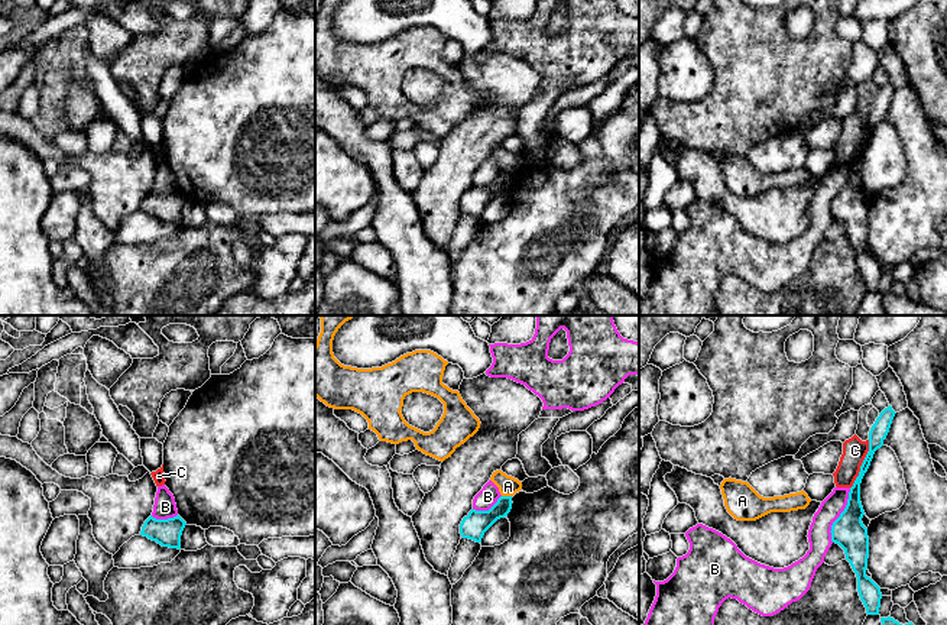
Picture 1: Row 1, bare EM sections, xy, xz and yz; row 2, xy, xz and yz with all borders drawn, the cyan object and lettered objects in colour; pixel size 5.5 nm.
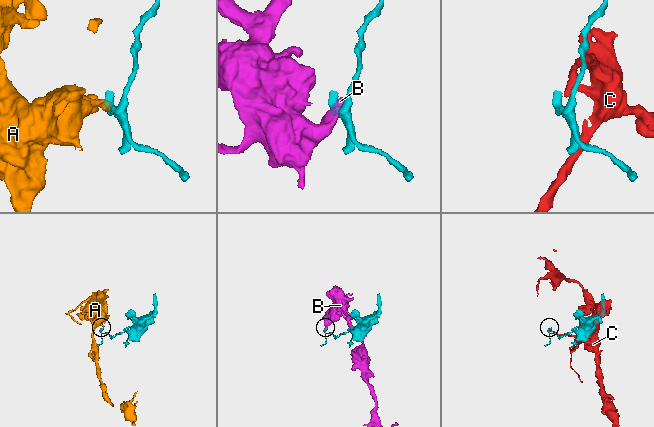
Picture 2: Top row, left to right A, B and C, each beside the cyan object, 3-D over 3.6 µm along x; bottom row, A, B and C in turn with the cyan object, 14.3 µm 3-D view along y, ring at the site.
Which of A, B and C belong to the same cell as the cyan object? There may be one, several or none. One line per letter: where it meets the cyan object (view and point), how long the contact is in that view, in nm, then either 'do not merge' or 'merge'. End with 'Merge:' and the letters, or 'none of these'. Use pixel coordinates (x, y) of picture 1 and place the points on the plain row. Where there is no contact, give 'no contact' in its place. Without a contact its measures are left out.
A: meets cyan in xz at (506, 172); contact 60 nm long; do not merge
B: meets cyan in yz at (840, 191); contact 320 nm long; do not merge
C: meets cyan in yz at (862, 141); contact 300 nm long; do not merge
Merge: none of these

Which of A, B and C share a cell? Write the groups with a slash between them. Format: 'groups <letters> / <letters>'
groups A / B / C

